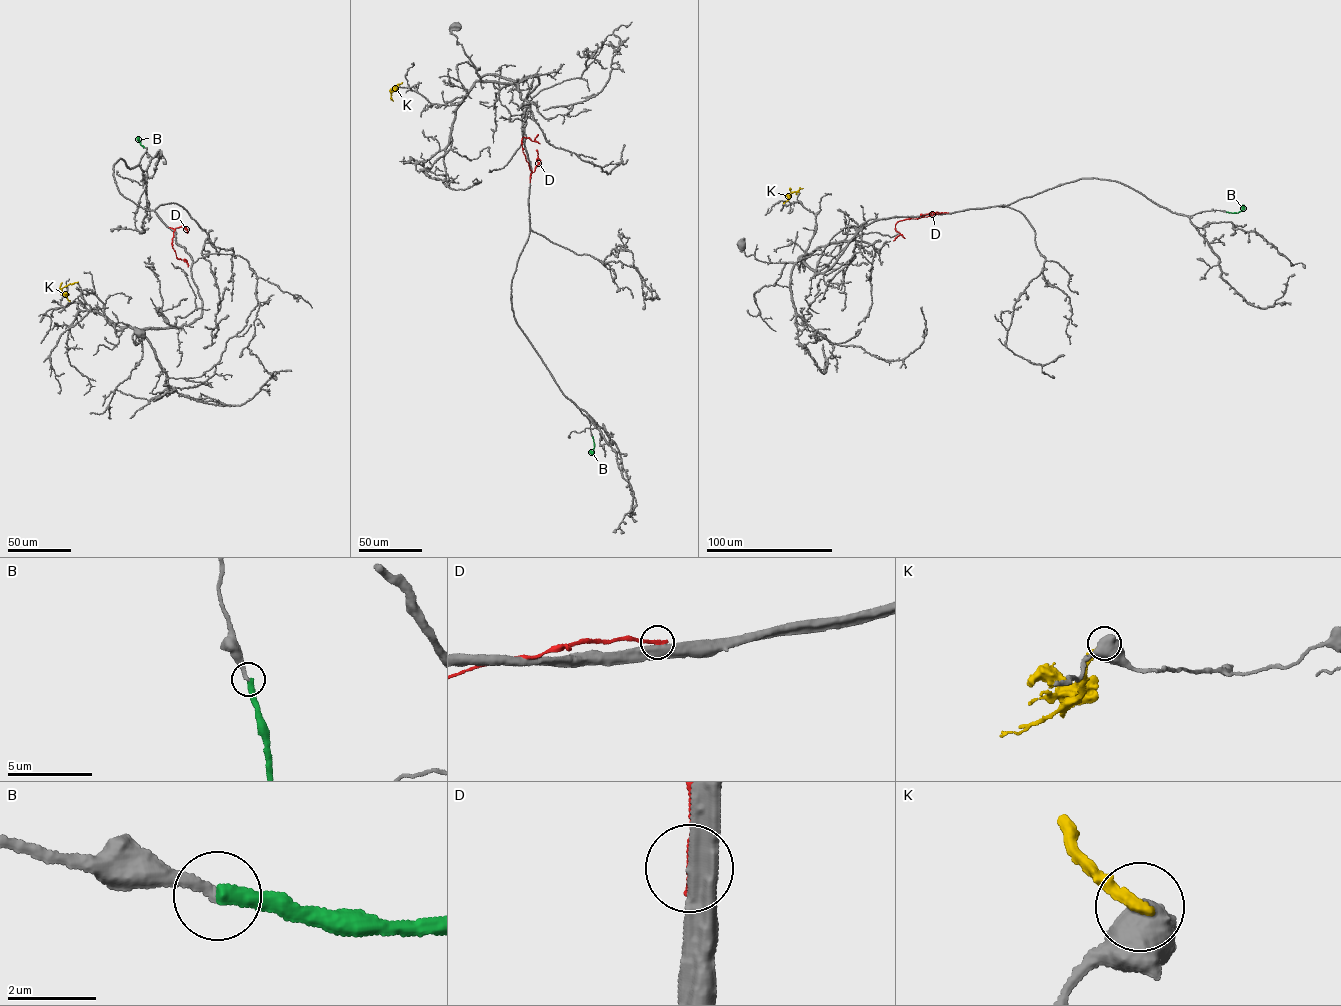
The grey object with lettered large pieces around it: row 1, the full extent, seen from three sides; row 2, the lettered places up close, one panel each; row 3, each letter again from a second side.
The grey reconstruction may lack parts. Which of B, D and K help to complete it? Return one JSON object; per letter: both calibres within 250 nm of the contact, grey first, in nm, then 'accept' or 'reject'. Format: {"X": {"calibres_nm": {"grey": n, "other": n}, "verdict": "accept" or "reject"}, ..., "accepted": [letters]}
{"B": {"calibres_nm": {"grey": 240, "other": 380}, "verdict": "reject"}, "D": {"calibres_nm": {"grey": 550, "other": 240}, "verdict": "reject"}, "K": {"calibres_nm": {"grey": 700, "other": 320}, "verdict": "reject"}, "accepted": []}

